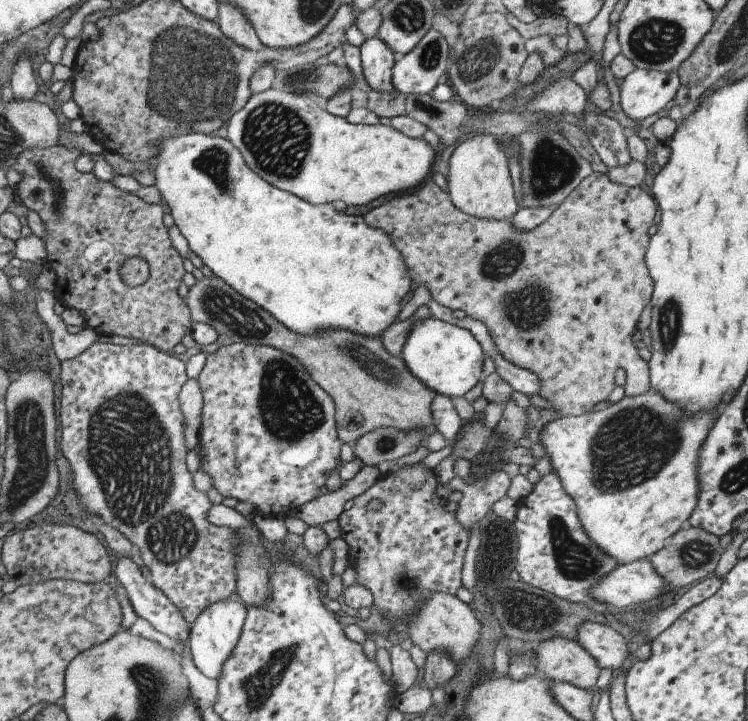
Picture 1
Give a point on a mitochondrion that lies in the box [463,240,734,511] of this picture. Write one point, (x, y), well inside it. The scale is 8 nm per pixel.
(633, 444)

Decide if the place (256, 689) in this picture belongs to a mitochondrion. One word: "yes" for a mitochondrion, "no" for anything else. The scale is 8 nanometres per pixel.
yes

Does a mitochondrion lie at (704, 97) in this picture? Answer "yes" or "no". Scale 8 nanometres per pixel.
no

